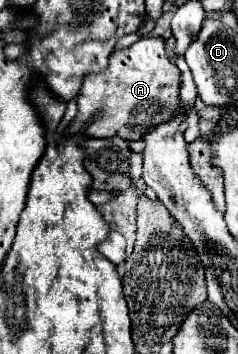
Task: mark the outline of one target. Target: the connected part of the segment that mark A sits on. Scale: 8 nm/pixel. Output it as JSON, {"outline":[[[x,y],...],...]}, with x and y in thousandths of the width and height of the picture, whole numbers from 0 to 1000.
{"outline":[[[605,102],[521,141],[479,141],[437,203],[353,220],[328,271],[328,322],[294,345],[286,379],[345,367],[345,350],[403,316],[429,316],[429,328],[361,367],[361,384],[395,390],[504,384],[521,395],[597,395],[622,367],[681,345],[714,345],[731,333],[773,339],[790,316],[756,282],[756,215],[756,192],[697,164],[689,107]]]}

